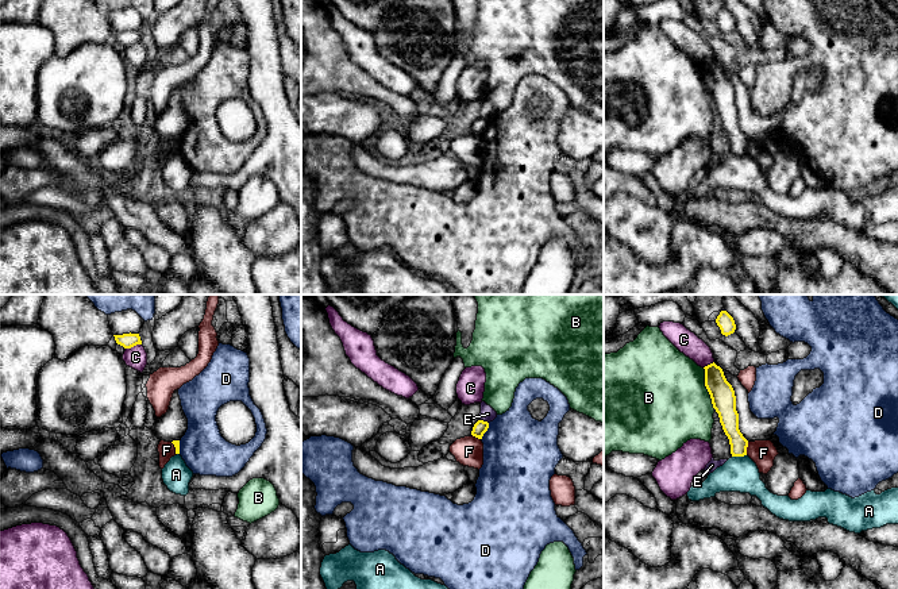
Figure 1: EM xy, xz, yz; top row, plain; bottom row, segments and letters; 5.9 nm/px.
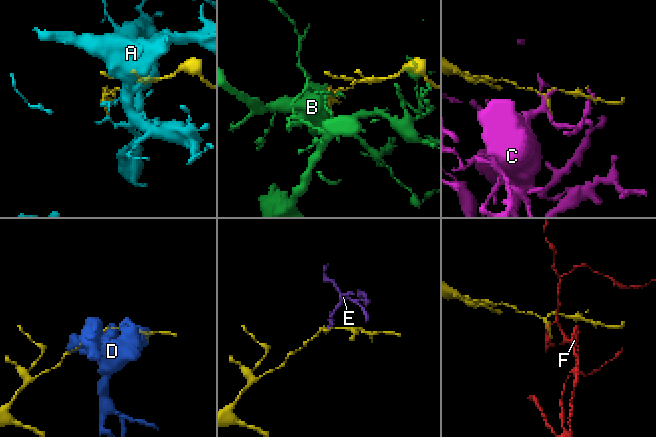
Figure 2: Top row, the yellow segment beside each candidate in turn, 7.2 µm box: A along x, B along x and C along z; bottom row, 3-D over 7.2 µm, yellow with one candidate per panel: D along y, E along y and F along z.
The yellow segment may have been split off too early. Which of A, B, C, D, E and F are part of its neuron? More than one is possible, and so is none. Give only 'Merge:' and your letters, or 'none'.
Merge: none

